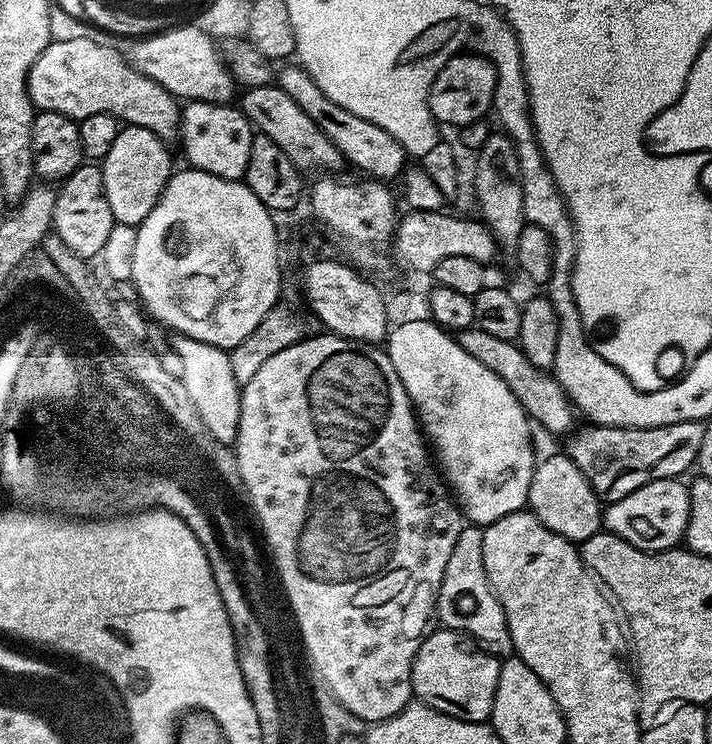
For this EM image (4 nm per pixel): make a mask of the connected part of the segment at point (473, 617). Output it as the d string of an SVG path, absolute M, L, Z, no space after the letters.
M465 526L454 542L450 562L446 562L446 574L440 583L440 593L436 599L435 615L445 629L462 632L465 636L479 642L485 652L497 658L513 655L512 639L506 622L506 614L486 578L486 566L482 562L482 538L484 528Z

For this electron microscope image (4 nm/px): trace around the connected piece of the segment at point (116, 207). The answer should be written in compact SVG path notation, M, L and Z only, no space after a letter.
M121 127L109 154L100 164L106 198L119 225L137 227L156 205L174 168L167 148L165 141L145 127Z

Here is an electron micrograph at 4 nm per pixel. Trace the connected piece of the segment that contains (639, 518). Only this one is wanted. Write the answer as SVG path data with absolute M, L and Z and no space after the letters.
M662 478L638 486L634 494L626 494L626 498L618 498L618 502L603 509L603 527L618 534L624 544L638 546L638 550L665 552L667 548L677 547L685 539L692 517L692 493L684 482L680 478Z

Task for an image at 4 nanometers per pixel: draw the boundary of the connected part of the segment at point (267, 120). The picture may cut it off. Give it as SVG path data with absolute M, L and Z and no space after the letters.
M275 83L247 89L243 95L239 97L238 107L247 116L253 129L259 135L270 138L270 142L274 142L274 146L278 146L286 158L295 162L301 173L308 174L311 168L336 168L342 164L342 157L334 142L330 142L330 138L326 138L326 134L314 126L306 110L302 110L302 106L298 106L298 102L294 102L294 98L290 98L290 94L286 94Z

